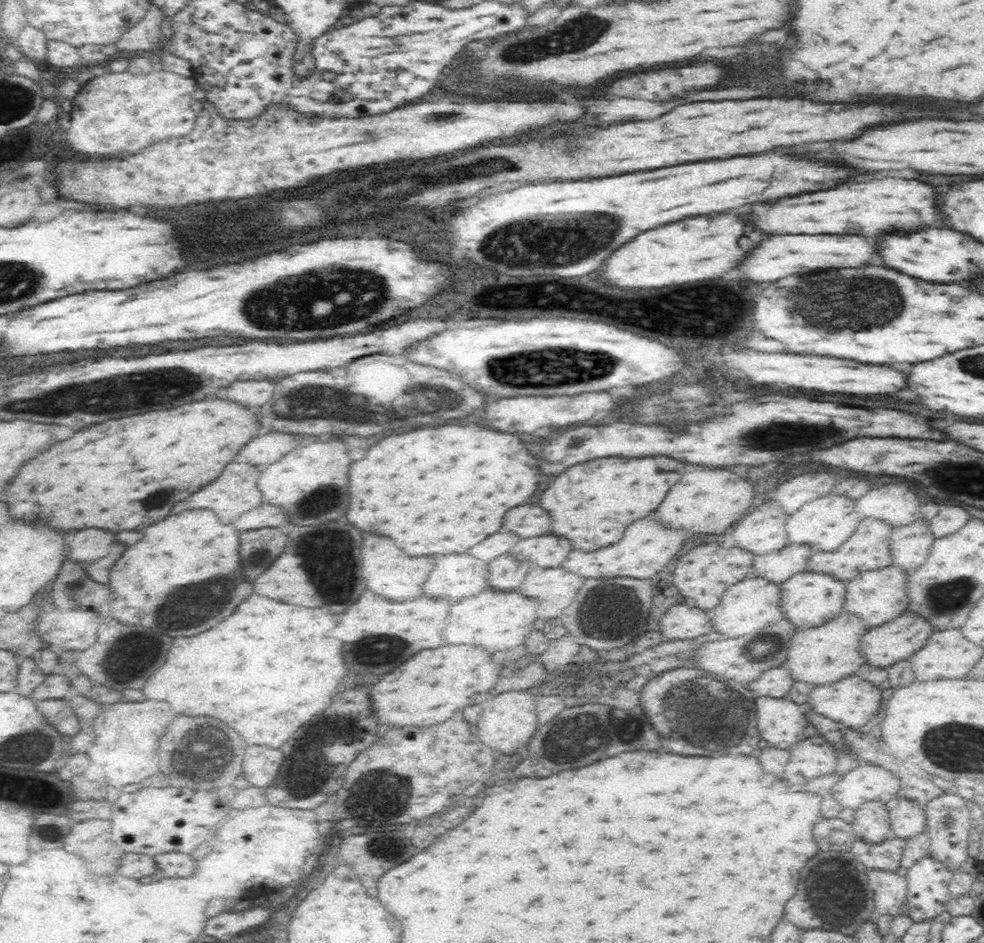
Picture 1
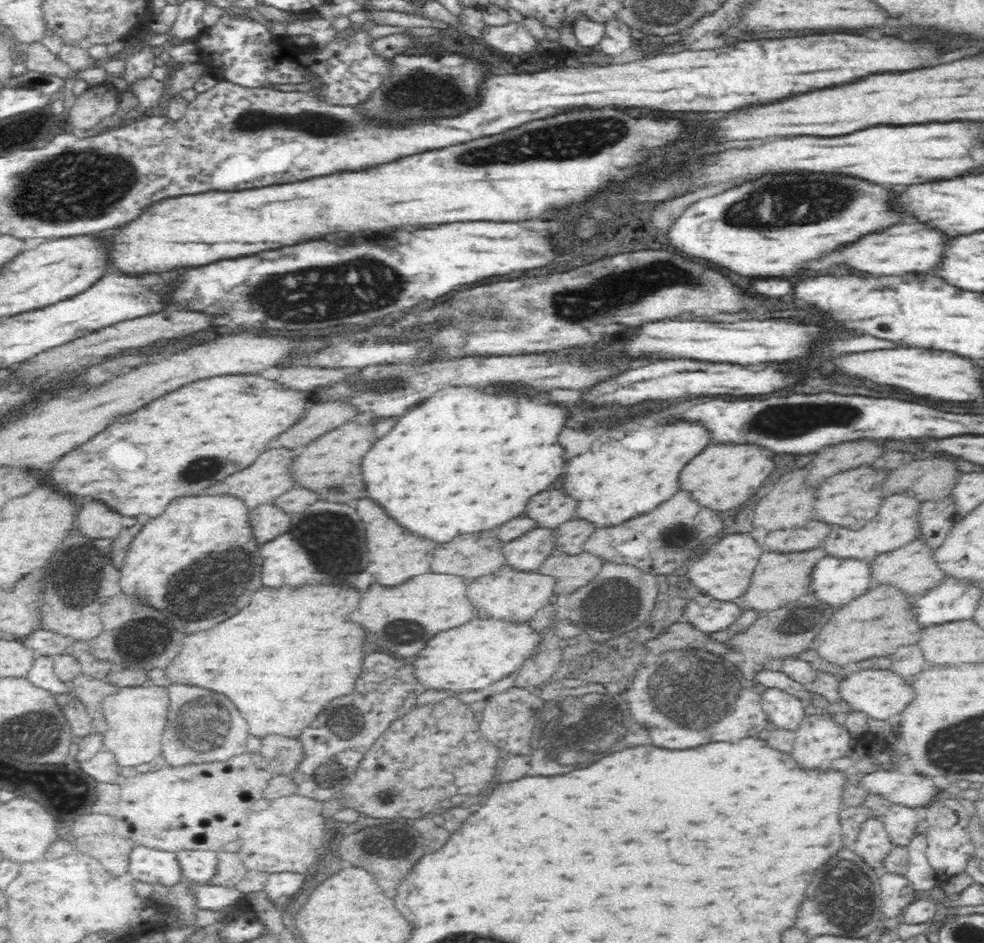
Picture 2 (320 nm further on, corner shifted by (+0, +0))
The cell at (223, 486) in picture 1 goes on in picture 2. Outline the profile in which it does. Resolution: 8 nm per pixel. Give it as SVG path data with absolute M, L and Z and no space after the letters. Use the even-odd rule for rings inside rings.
M276 448L276 450L266 450L262 452L254 464L250 464L248 468L244 468L242 472L236 472L232 476L226 476L226 480L206 488L204 494L208 496L216 496L216 494L224 494L224 496L232 496L238 500L244 500L246 508L252 510L267 503L272 504L277 497L285 494L288 488L294 487L293 480L286 480L286 468L292 460L292 452L286 448Z

